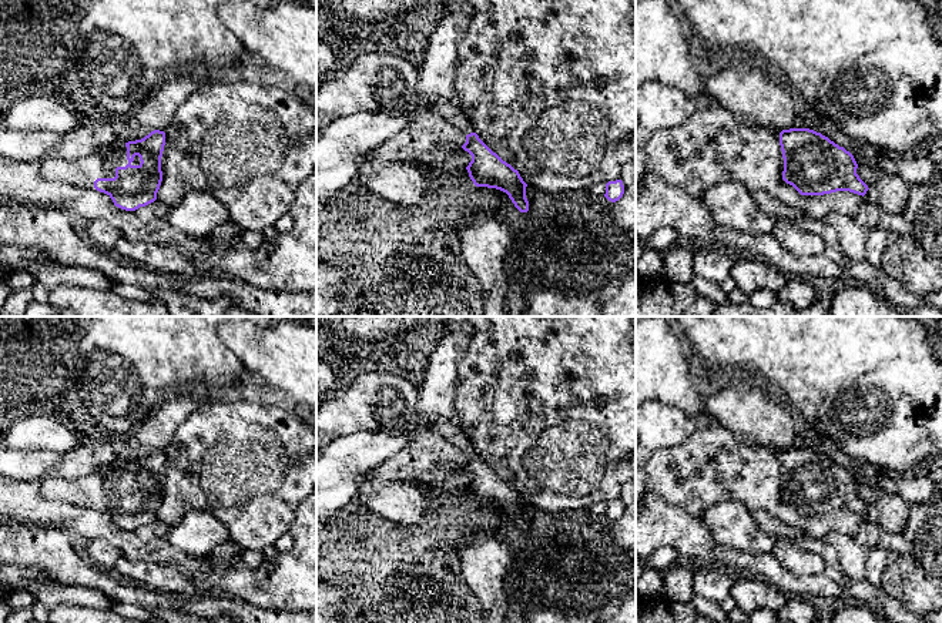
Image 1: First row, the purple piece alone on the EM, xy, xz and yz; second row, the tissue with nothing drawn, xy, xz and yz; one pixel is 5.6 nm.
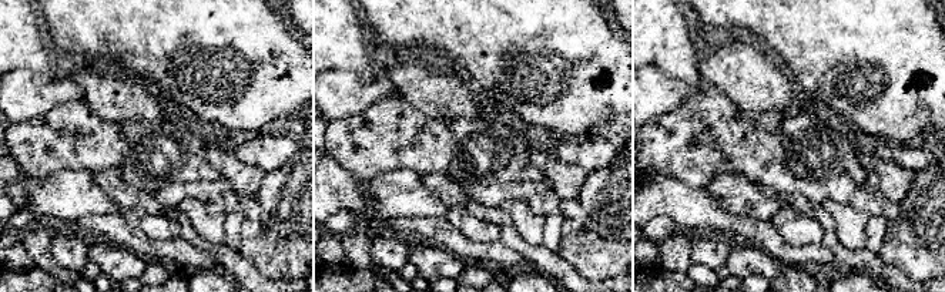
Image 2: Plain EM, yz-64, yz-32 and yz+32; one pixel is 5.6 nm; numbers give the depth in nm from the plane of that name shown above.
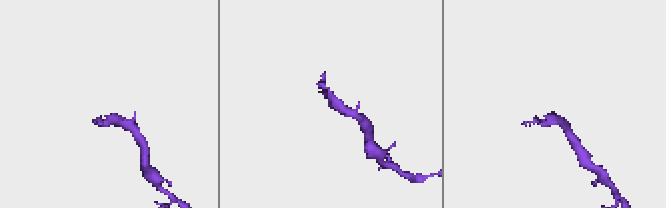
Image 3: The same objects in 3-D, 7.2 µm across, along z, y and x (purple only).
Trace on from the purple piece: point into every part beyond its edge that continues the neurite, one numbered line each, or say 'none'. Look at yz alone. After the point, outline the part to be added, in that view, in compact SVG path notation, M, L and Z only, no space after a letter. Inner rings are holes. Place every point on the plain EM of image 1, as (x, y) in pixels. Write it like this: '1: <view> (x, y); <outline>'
none

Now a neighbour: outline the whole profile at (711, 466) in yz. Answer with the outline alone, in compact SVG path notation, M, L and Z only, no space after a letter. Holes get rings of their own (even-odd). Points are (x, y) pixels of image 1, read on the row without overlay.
M714 418L677 446L658 449L644 465L646 492L698 518L710 508L735 502L765 510L815 539L831 530L852 535L865 518L849 510L801 515L782 499L780 449L740 442Z

